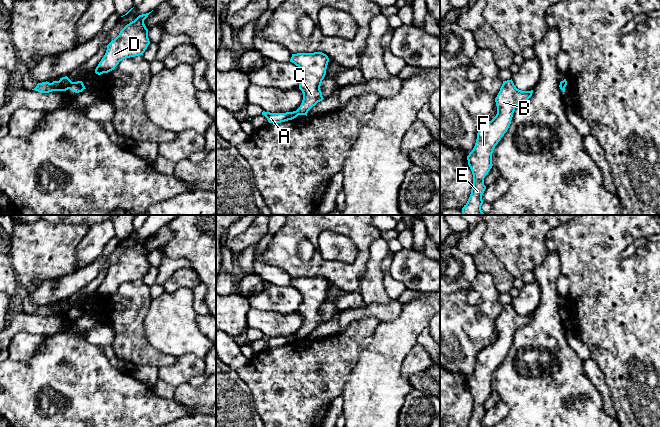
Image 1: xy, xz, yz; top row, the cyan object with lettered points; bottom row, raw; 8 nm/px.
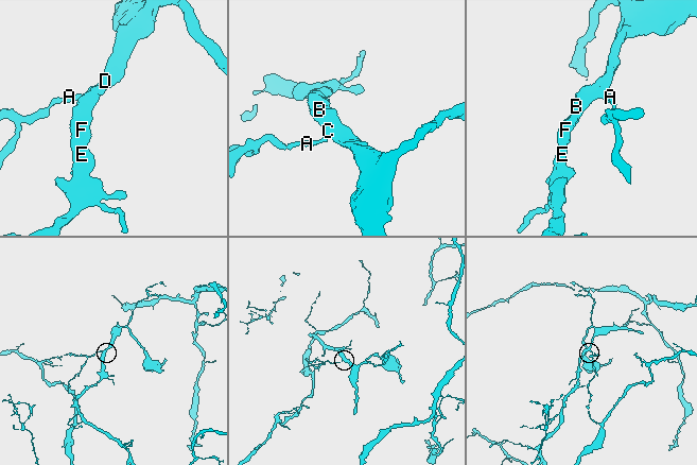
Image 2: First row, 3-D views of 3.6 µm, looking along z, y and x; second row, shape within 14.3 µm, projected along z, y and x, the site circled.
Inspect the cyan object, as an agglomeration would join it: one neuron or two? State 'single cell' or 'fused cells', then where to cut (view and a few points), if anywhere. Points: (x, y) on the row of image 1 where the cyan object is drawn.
fused cells | xy (73, 82), (68, 88)

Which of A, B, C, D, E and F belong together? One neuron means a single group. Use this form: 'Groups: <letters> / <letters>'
Groups: A / B C D E F

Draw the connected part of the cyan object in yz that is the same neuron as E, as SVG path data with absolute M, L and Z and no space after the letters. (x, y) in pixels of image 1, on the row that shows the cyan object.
M512 79L503 81L495 98L497 114L479 128L475 146L467 156L468 165L473 174L473 187L467 203L462 208L463 215L485 215L481 210L482 195L486 189L484 178L493 166L493 150L507 132L516 106L528 100L532 93L533 90L517 89Z

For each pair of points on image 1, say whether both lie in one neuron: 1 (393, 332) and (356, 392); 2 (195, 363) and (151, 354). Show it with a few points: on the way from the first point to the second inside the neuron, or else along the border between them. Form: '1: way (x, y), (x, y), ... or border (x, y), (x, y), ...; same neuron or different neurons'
1: way (389, 347), (380, 363), (379, 369), (371, 377); same neuron
2: border (177, 358), (174, 363), (162, 365), (159, 368); different neurons

